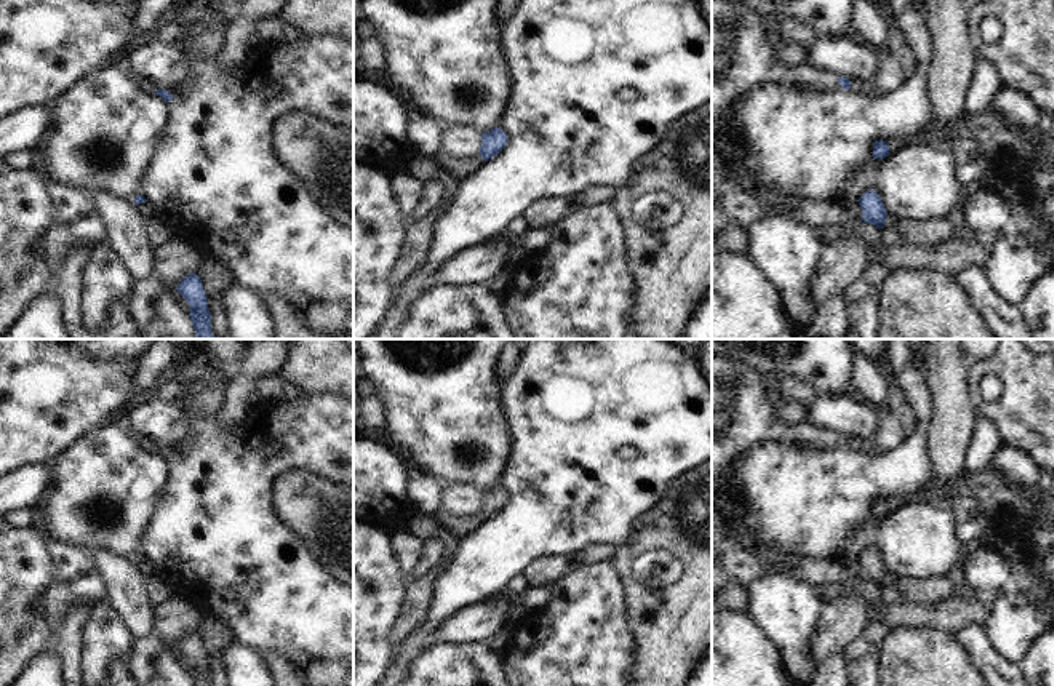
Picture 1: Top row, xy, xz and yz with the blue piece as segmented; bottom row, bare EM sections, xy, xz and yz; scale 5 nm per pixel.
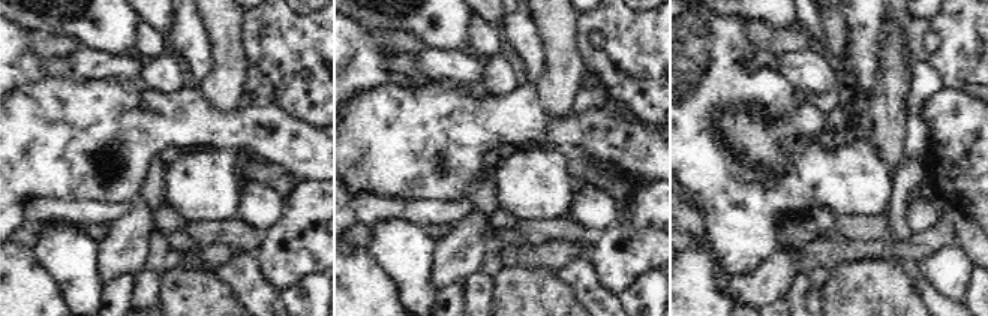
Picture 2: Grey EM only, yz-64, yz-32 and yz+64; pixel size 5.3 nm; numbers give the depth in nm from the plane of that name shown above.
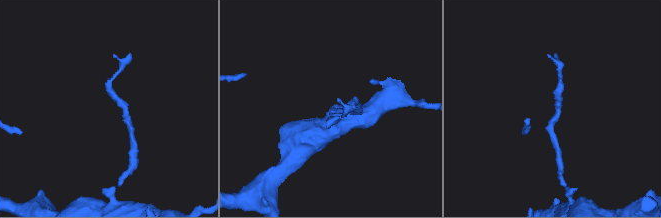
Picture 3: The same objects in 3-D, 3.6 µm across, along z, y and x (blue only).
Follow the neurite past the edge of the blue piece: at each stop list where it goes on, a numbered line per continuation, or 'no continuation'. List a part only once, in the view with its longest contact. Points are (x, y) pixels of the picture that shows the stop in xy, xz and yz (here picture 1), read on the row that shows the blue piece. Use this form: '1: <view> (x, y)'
no continuation

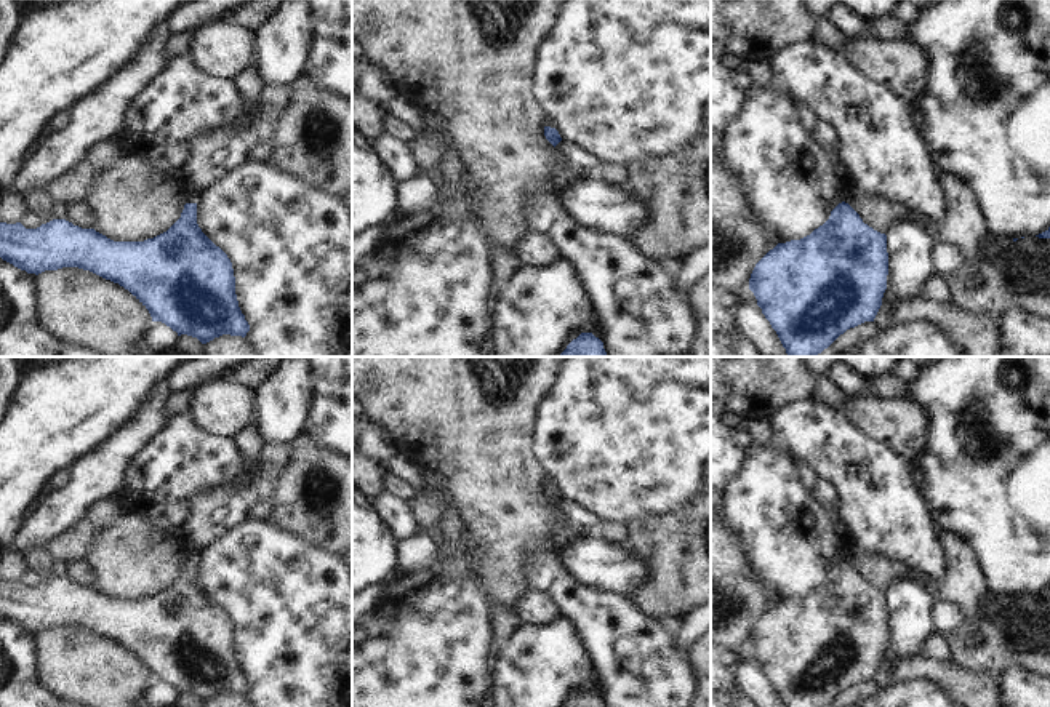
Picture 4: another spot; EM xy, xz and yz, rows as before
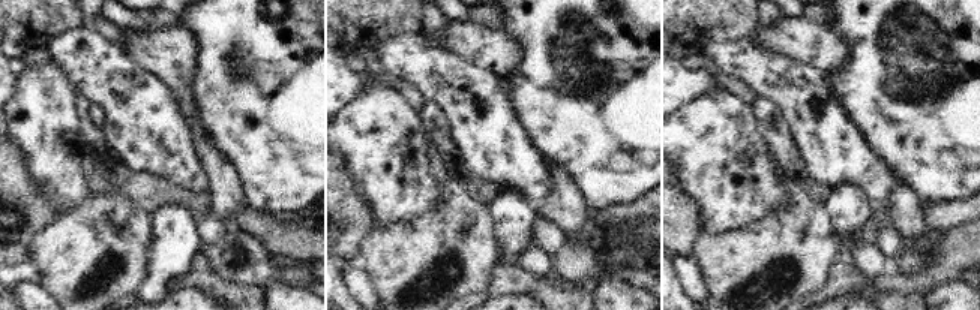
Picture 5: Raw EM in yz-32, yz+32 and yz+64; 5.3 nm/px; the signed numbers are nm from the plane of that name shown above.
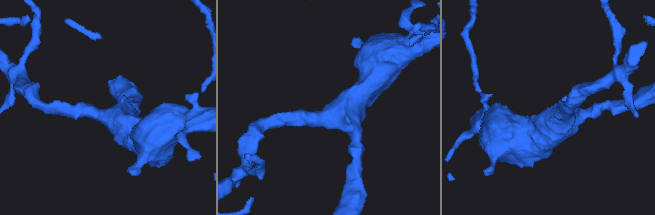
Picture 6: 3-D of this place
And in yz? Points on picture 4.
1: yz (829, 186)

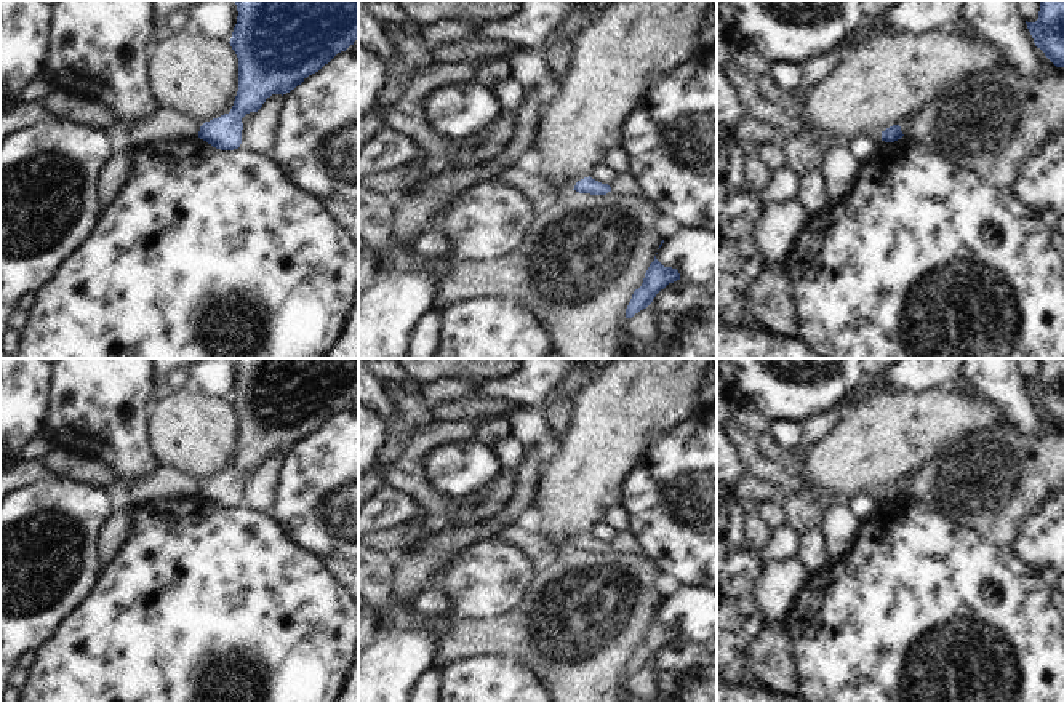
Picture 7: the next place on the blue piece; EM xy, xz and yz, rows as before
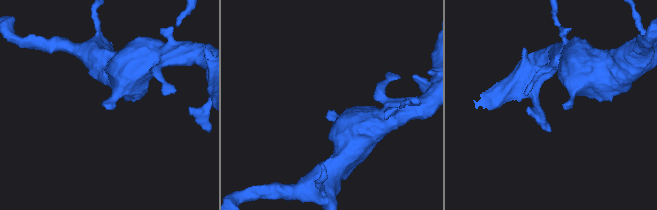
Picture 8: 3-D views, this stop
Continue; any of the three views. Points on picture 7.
no continuation

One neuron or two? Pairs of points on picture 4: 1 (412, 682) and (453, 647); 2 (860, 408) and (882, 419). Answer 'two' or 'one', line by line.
1: one
2: one

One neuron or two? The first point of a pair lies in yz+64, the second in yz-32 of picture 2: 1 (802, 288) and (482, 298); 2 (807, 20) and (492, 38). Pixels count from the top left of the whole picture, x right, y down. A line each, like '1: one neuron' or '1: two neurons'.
1: one neuron
2: one neuron

